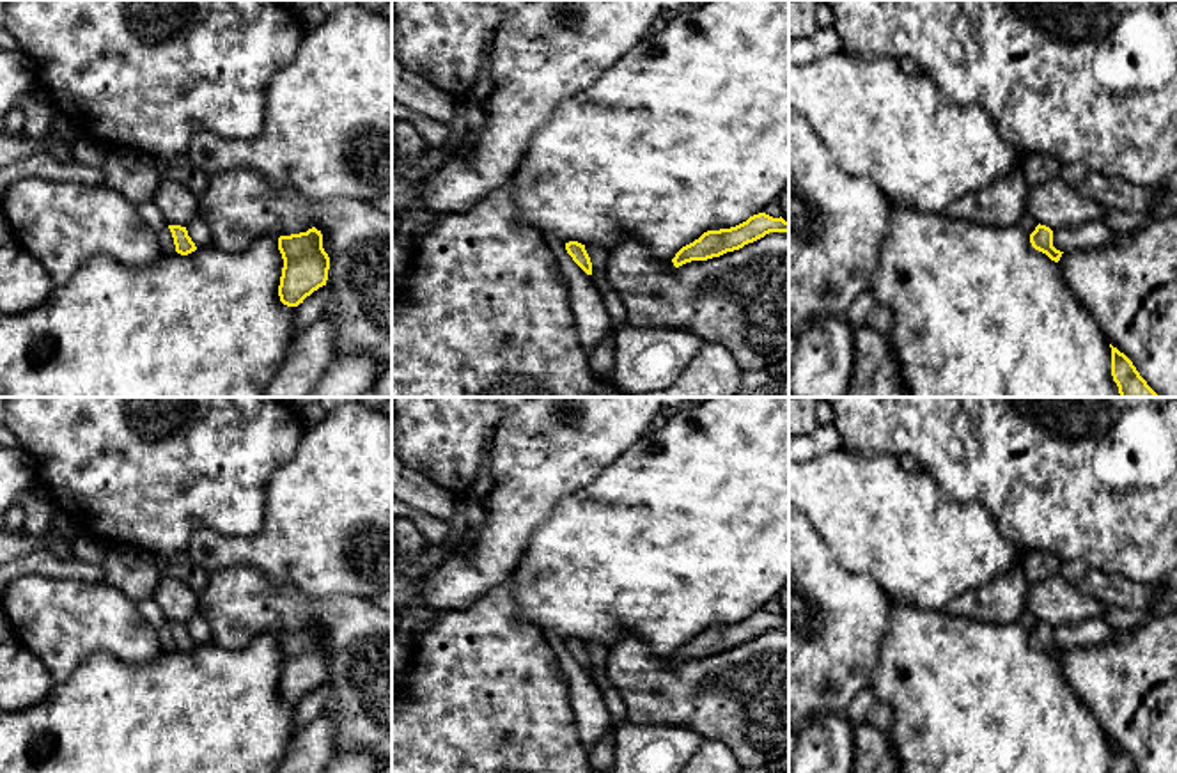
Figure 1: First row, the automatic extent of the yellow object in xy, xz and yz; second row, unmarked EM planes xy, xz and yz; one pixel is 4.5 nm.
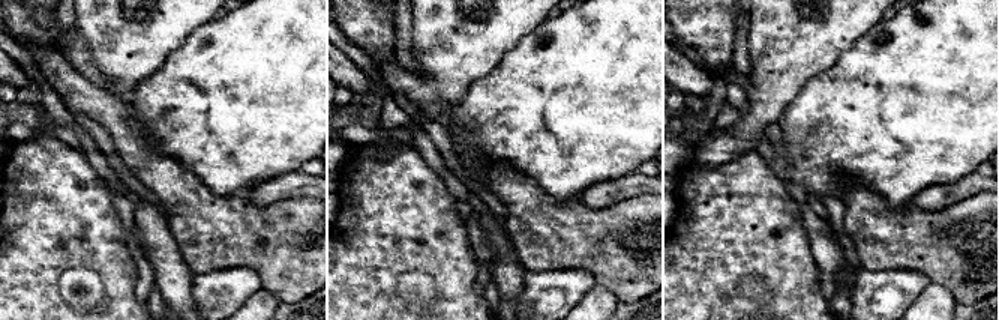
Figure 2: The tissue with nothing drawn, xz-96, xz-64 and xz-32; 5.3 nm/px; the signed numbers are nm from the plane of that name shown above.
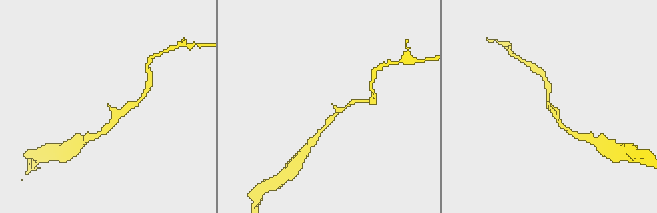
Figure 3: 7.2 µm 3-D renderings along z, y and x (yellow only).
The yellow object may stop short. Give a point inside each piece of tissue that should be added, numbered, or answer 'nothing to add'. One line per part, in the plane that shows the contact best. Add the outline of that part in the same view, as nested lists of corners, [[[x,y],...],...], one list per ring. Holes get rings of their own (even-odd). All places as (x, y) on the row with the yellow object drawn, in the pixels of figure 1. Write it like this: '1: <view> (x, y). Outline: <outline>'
nothing to add

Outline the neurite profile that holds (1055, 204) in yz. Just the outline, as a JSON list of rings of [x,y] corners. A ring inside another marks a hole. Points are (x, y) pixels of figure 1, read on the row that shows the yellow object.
[[[1049,177],[1042,184],[1028,186],[1026,213],[1051,230],[1103,220],[1106,211],[1108,207],[1083,199],[1060,177]]]

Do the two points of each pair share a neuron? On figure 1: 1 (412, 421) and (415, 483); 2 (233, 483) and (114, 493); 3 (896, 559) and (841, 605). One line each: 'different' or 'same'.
1: different
2: same
3: different

